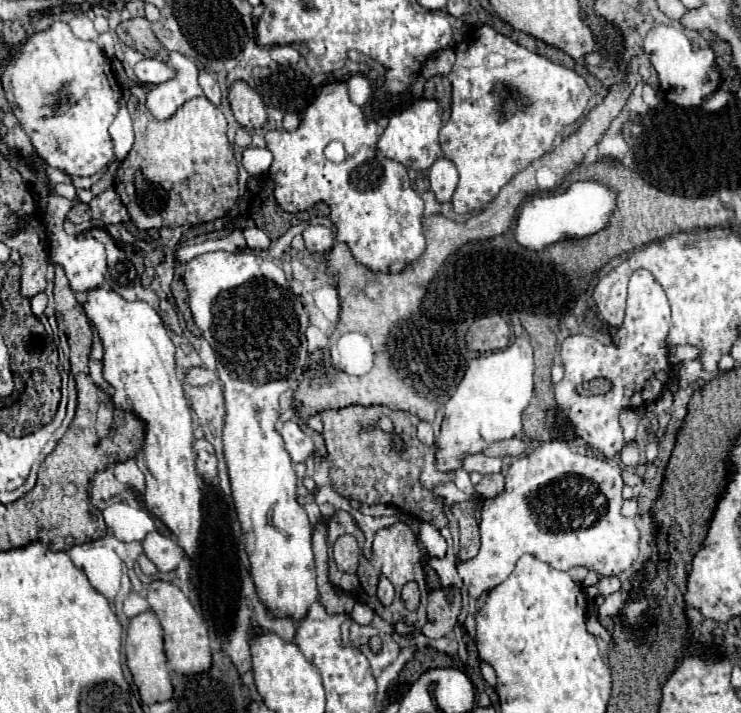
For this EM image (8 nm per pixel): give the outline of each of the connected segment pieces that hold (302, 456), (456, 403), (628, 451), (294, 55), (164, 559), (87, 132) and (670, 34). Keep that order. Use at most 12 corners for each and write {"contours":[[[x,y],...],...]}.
{"contours":[[[284,422],[280,436],[292,462],[314,452],[312,440],[296,422]],[[528,336],[470,362],[434,440],[440,472],[522,434]],[[626,444],[620,458],[626,466],[636,466],[640,460],[638,444]],[[290,44],[272,46],[270,56],[278,64],[296,64],[300,54]],[[156,530],[144,538],[144,554],[160,572],[184,560],[182,548]],[[66,22],[6,66],[14,116],[48,166],[114,160],[122,88]],[[658,24],[644,52],[672,104],[700,106],[720,84],[710,48]]]}

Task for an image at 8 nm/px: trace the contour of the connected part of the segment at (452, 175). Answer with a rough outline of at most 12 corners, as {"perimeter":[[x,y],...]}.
{"perimeter":[[442,156],[428,172],[438,202],[450,202],[458,170]]}

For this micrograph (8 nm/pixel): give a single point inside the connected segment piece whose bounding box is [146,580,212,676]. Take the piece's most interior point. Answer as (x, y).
(186, 643)

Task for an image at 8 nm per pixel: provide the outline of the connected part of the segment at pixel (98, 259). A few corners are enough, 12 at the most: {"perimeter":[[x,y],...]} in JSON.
{"perimeter":[[48,196],[44,226],[50,266],[62,266],[74,292],[104,284],[102,242],[68,236],[62,220],[73,207],[68,198]]}

